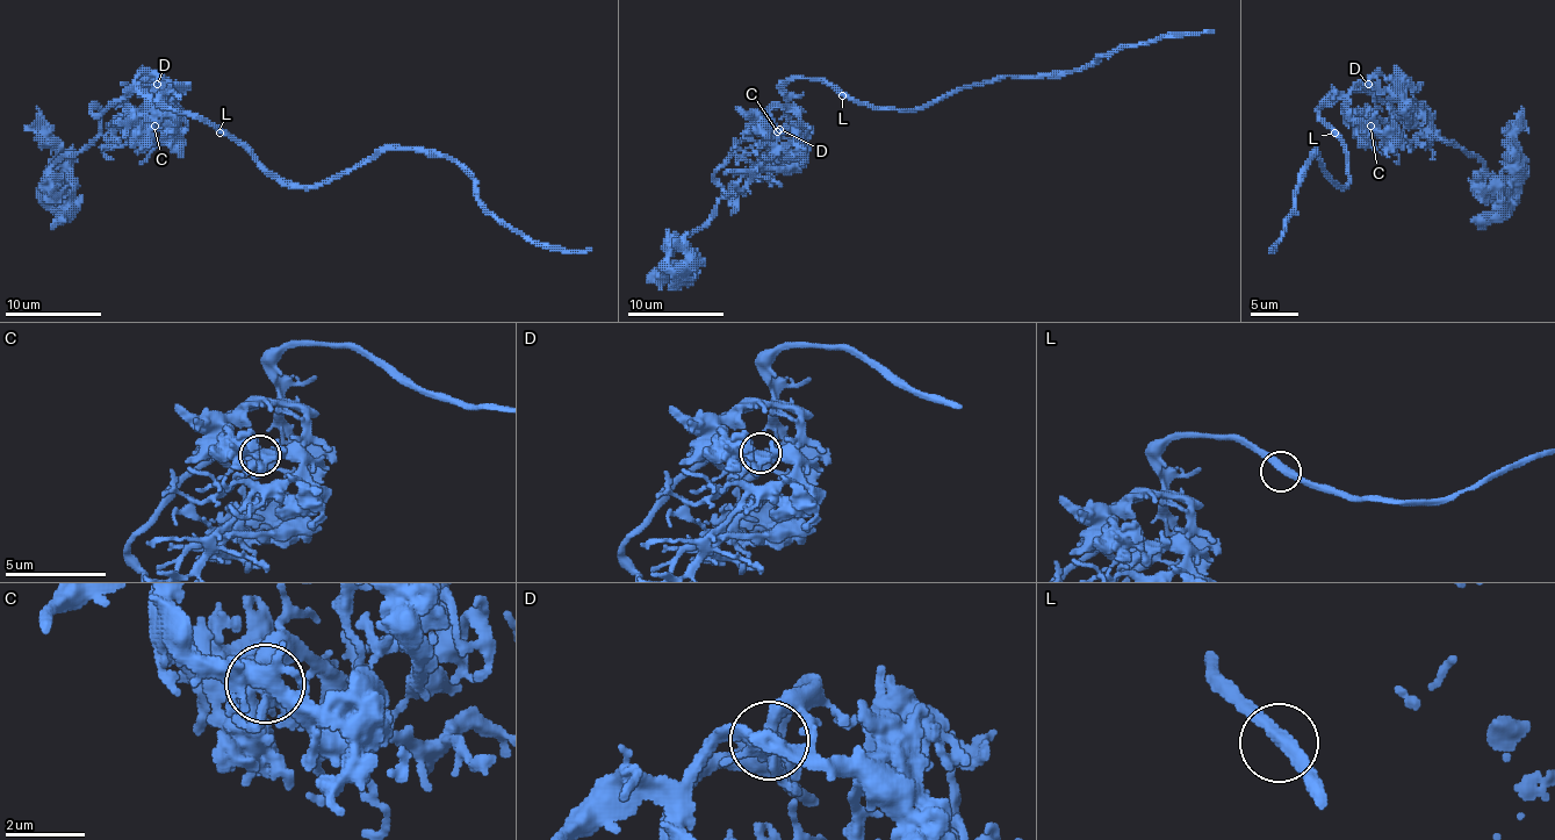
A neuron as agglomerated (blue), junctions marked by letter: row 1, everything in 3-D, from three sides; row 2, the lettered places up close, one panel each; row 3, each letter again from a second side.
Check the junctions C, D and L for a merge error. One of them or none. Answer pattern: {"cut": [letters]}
{"cut": []}

